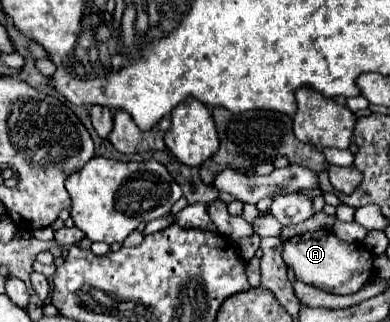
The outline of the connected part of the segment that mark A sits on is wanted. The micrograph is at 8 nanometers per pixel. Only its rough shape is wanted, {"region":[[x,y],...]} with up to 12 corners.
{"region":[[331,230],[283,244],[297,280],[339,296],[373,276],[373,252]]}

